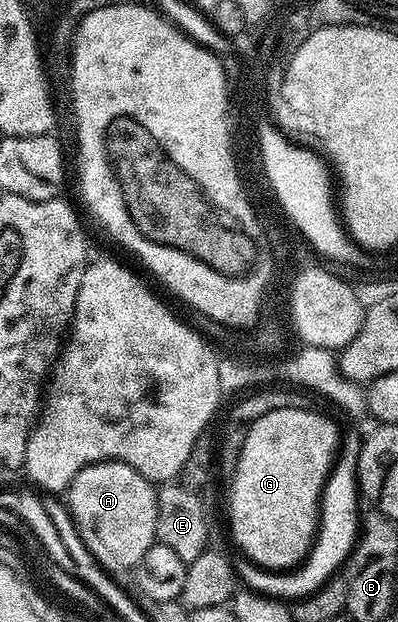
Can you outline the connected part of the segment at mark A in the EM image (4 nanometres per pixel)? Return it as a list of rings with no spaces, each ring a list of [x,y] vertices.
[[[99,461],[78,471],[78,475],[74,475],[74,479],[67,487],[66,504],[80,531],[85,534],[93,531],[97,541],[111,559],[128,571],[135,570],[138,559],[142,559],[142,555],[146,555],[146,551],[150,551],[150,547],[157,544],[158,503],[156,502],[156,489],[153,482],[148,481],[141,473],[134,471],[134,467],[130,467],[126,463]]]

